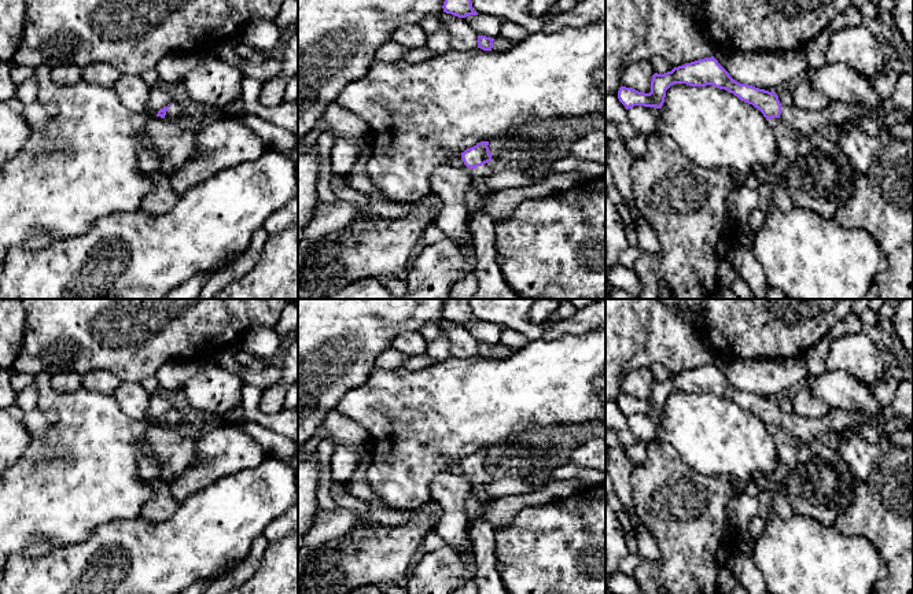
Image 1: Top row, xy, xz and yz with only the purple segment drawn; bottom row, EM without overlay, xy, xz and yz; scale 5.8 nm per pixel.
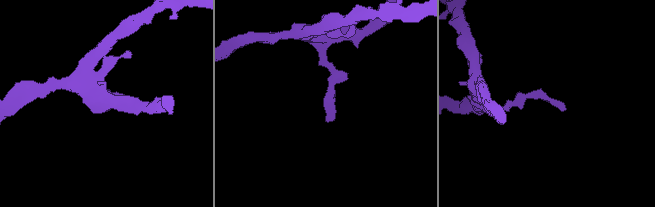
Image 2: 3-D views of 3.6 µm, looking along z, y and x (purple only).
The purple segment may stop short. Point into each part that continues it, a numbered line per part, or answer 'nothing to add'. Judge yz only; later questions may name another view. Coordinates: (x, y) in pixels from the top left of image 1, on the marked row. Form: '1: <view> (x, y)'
1: yz (803, 122)

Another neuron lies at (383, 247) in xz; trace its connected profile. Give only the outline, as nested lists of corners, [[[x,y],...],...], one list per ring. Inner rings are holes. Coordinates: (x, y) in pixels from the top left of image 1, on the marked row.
[[[420,200],[415,203],[412,213],[394,219],[360,211],[343,230],[310,241],[312,261],[320,265],[338,261],[345,272],[309,299],[324,299],[365,277],[405,277],[412,262],[412,248],[439,214]],[[340,233],[349,233],[357,243],[339,247],[336,240]]]

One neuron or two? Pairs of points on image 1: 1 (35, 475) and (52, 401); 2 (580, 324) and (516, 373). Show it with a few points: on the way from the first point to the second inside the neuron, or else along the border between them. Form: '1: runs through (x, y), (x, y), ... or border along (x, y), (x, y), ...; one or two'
1: runs through (50, 457), (62, 445), (62, 419); one
2: border along (591, 331), (560, 334), (555, 339); two

